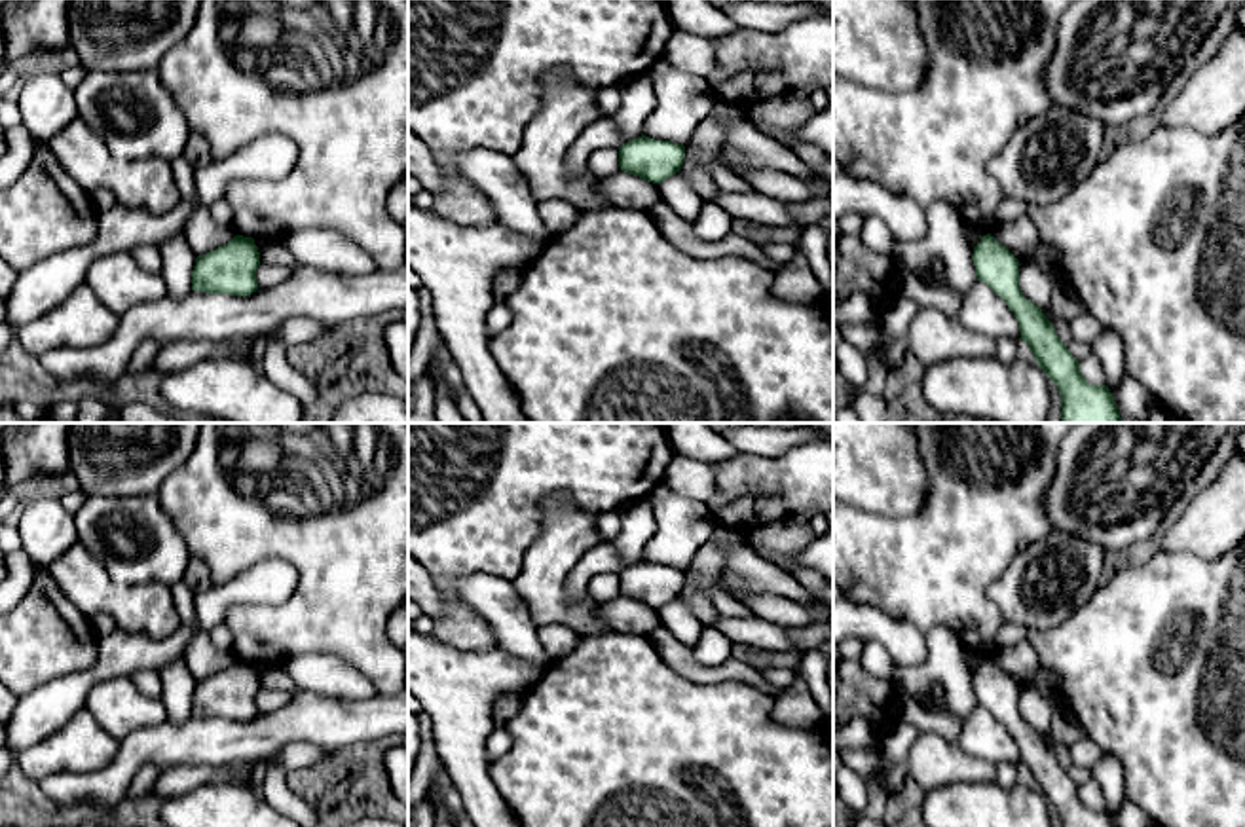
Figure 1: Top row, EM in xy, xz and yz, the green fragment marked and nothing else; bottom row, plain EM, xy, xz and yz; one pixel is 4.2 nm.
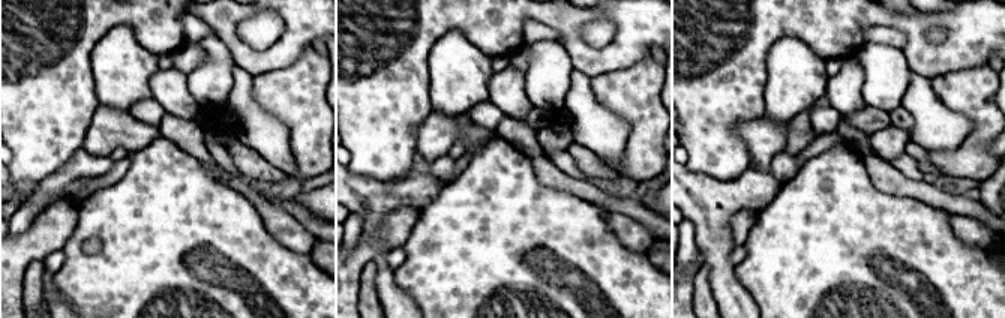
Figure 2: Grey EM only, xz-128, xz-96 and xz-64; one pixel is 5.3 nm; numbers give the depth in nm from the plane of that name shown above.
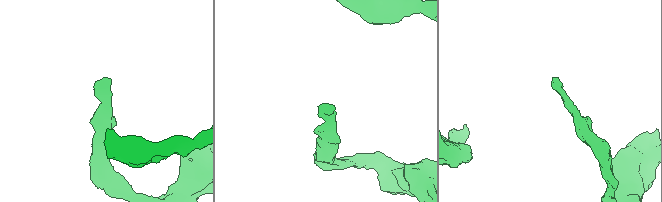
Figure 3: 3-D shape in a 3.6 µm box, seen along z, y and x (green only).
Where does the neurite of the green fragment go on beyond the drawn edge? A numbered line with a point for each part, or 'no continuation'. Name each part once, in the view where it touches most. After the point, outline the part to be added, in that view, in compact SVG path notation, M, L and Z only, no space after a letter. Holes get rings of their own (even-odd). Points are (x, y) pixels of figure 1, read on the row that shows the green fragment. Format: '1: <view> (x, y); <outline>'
no continuation

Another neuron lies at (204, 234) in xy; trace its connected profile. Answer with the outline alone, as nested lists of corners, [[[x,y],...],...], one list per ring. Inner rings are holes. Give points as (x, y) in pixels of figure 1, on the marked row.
[[[195,205],[182,230],[195,258],[203,256],[239,235],[230,224],[220,224],[211,209]]]

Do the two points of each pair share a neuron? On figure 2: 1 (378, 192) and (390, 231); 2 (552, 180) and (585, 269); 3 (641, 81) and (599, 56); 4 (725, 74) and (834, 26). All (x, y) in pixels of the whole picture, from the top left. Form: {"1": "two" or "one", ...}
{"1": "two", "2": "two", "3": "two", "4": "one"}

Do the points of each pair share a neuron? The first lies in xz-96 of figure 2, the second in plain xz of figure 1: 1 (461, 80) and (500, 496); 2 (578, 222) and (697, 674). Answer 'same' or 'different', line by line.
1: different
2: different

